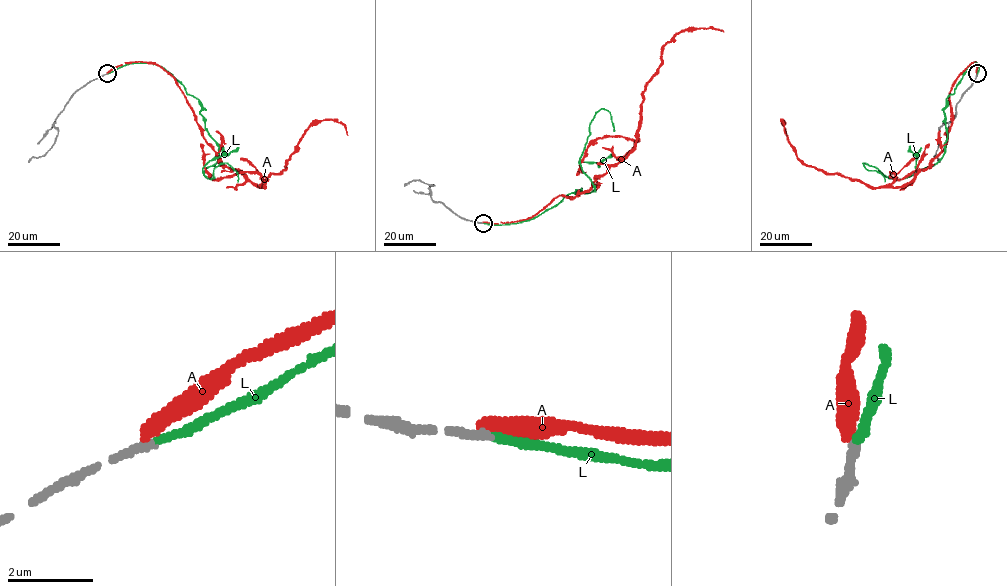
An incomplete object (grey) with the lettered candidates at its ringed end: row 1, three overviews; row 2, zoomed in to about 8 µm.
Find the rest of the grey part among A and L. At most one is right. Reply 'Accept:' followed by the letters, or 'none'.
Accept: L

